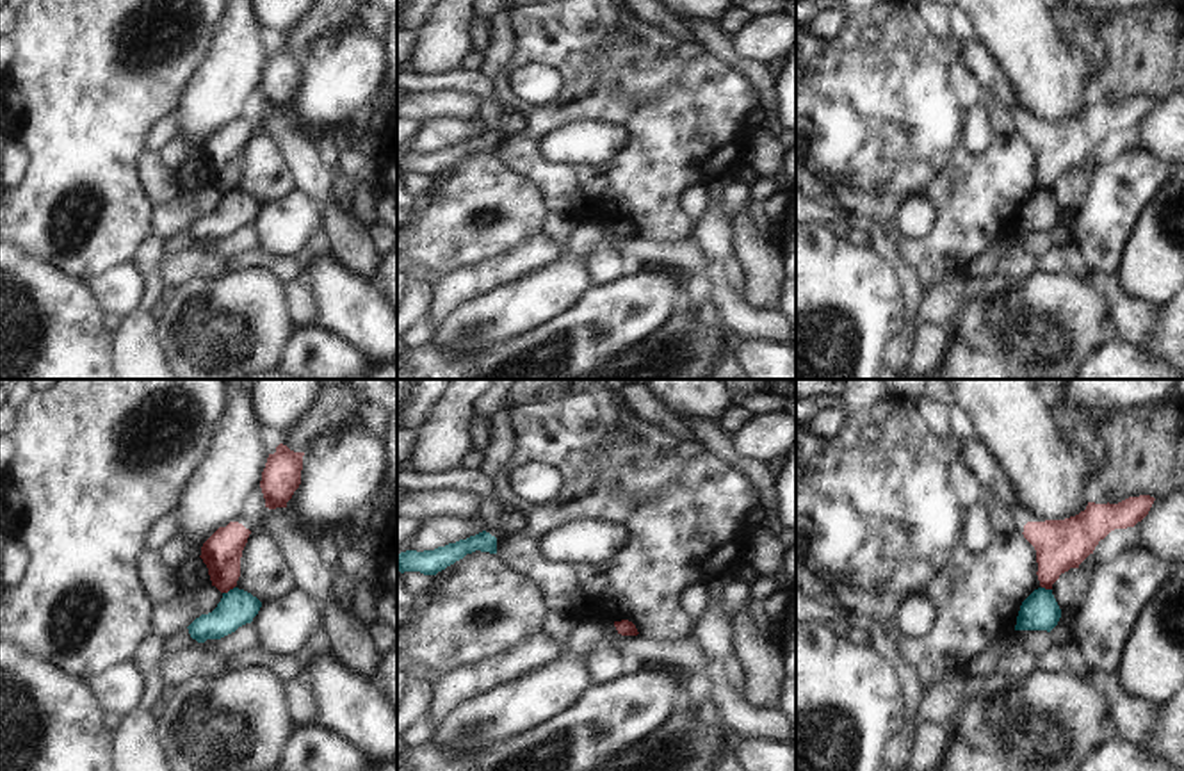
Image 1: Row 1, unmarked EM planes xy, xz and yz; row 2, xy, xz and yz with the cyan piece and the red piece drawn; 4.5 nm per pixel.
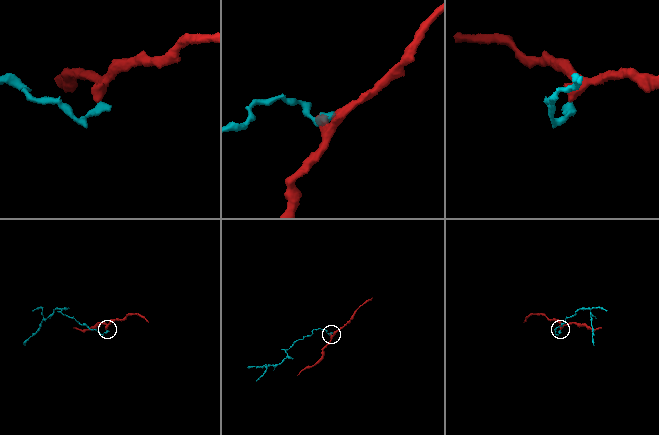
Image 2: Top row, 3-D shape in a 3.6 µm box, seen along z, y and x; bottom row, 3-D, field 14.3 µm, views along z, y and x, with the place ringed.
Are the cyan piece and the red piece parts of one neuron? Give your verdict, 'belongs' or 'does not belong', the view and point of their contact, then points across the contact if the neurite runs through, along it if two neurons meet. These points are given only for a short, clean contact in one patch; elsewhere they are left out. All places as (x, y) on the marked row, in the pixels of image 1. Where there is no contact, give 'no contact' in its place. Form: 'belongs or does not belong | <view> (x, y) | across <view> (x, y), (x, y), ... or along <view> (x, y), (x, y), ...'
does not belong | xy (230, 590) | along xy (234, 586), (223, 593)

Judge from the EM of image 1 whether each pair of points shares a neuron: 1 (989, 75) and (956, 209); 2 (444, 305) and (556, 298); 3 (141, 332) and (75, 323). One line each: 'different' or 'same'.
1: different
2: different
3: different

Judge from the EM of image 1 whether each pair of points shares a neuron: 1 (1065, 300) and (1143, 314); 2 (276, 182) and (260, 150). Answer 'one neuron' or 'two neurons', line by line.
1: two neurons
2: one neuron

